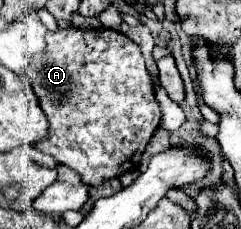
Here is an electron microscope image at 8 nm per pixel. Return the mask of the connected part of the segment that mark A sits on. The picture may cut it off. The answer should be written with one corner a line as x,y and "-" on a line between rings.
58,29
46,35
44,55
36,55
36,63
28,67
22,77
40,101
48,117
48,137
38,141
36,147
52,155
58,163
72,167
80,173
82,183
98,187
126,171
134,171
140,157
158,129
160,109
152,89
152,75
146,69
140,47
124,33
114,29

